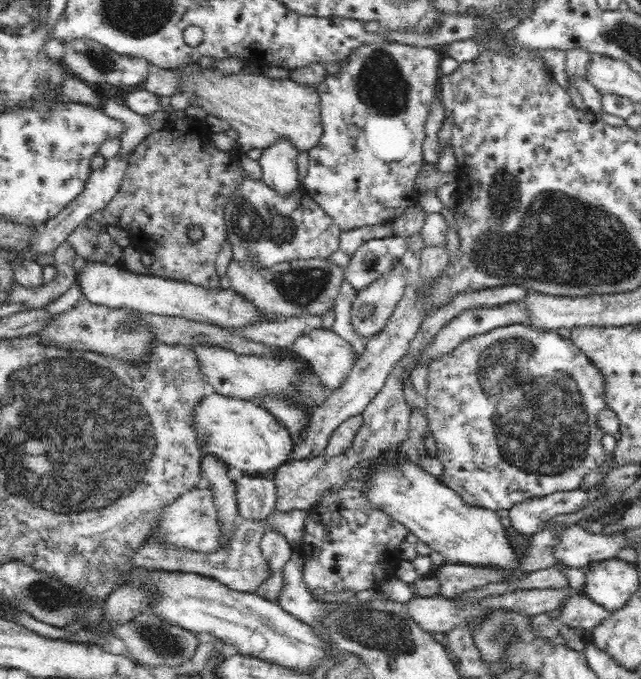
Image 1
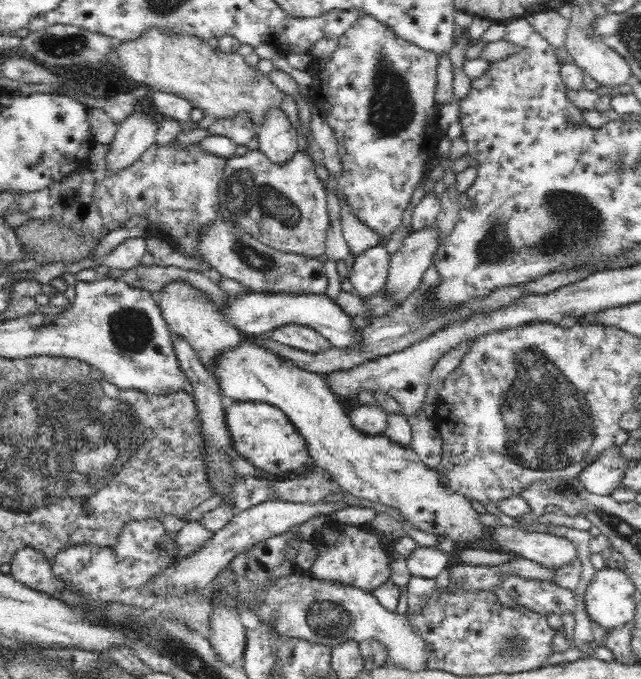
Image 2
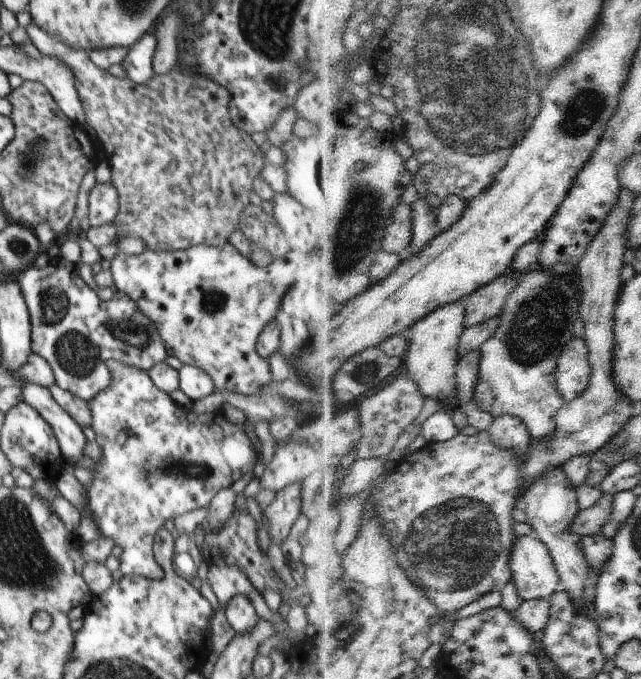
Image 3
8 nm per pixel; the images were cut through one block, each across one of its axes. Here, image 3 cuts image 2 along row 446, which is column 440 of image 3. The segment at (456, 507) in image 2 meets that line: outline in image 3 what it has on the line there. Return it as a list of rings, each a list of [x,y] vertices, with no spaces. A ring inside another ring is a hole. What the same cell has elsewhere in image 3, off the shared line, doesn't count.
[[[468,299],[435,310],[411,329],[411,348],[404,356],[408,372],[419,384],[424,396],[437,399],[445,405],[446,412],[456,412],[463,404],[459,390],[460,345],[467,331],[466,305]]]

